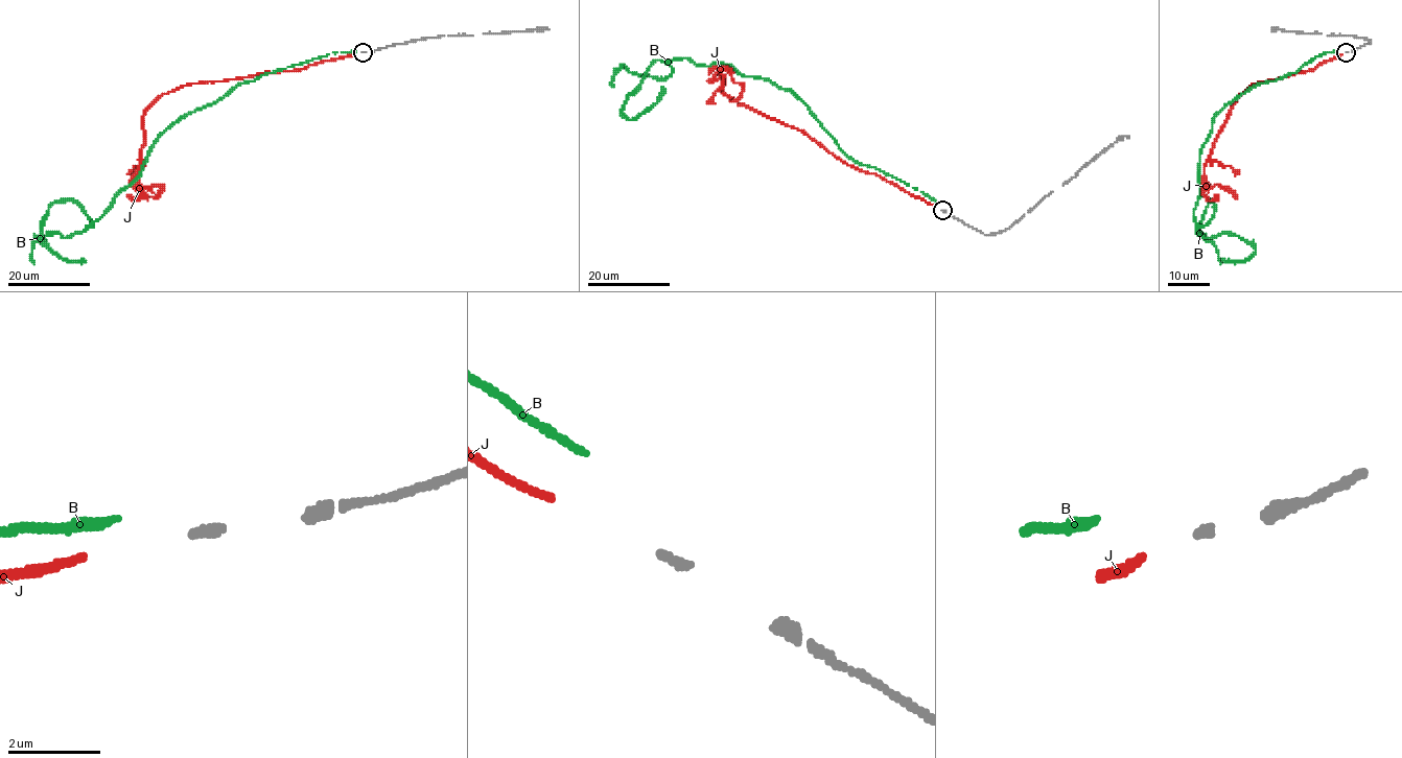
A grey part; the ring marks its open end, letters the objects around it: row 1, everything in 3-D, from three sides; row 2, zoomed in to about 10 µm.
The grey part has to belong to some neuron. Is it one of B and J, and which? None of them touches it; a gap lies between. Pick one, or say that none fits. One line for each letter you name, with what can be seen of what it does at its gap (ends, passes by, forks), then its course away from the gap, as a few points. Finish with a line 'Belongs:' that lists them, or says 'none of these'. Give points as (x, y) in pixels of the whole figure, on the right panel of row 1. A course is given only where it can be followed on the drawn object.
J: it ends | via (1341, 53), (1313, 69), (1253, 84), (1241, 94), (1213, 143), (1202, 183), (1202, 186), (1218, 185), (1237, 195)
Belongs: J

